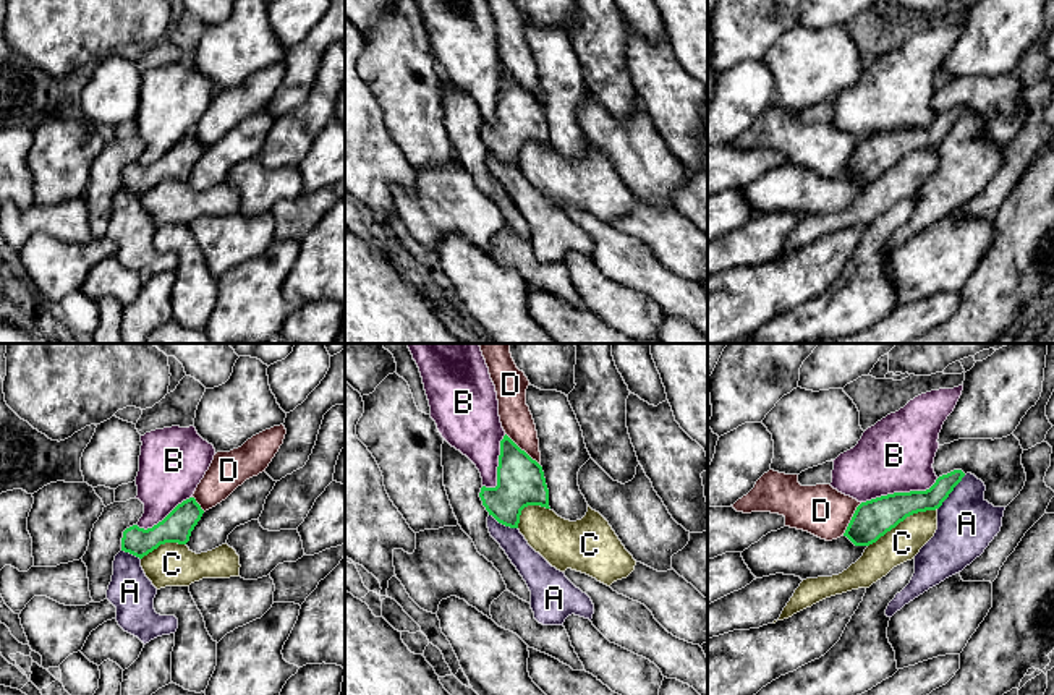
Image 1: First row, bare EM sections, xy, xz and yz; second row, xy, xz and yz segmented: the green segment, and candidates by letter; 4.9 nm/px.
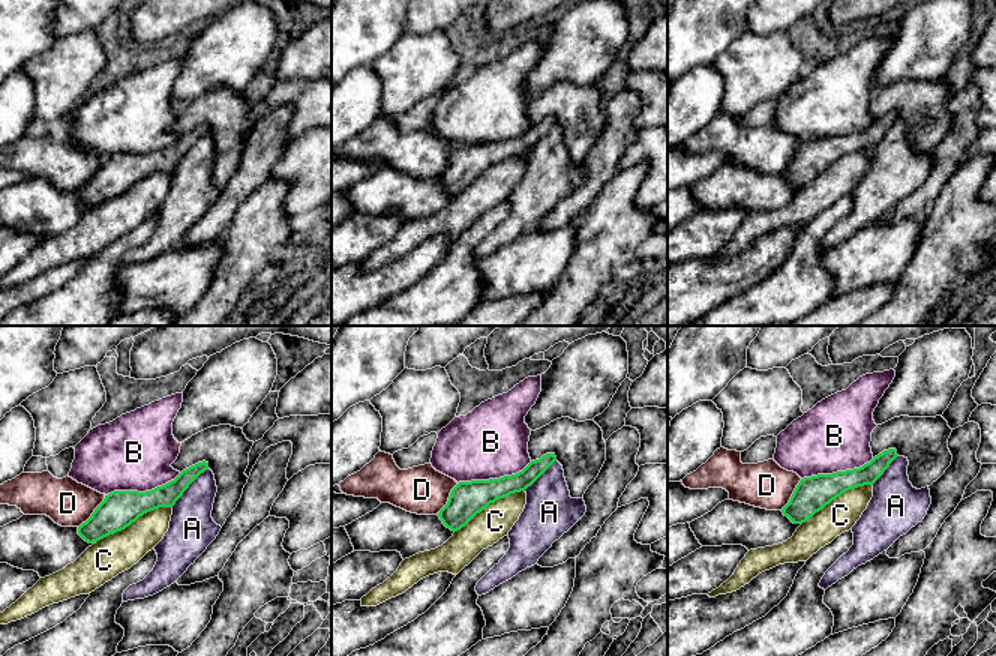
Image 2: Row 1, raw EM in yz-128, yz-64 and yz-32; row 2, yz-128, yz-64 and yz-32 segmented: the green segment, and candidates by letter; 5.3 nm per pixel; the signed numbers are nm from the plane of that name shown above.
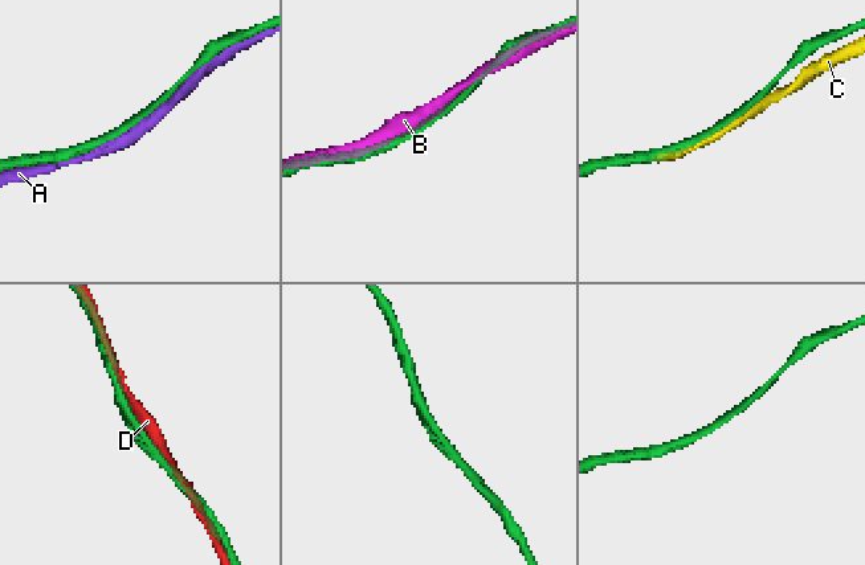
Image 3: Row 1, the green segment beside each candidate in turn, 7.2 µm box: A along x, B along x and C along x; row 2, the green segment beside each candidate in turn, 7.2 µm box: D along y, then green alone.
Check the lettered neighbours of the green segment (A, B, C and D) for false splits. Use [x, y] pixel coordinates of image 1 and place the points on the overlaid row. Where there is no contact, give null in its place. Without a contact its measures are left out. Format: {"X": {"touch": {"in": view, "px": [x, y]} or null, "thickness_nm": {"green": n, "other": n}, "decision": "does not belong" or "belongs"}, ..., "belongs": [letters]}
{"A": {"touch": {"in": "yz", "px": [951, 491]}, "thickness_nm": {"green": 130, "other": 300}, "decision": "does not belong"}, "B": {"touch": {"in": "yz", "px": [899, 493]}, "thickness_nm": {"green": 190, "other": 360}, "decision": "does not belong"}, "C": {"touch": {"in": "yz", "px": [902, 520]}, "thickness_nm": {"green": 190, "other": 180}, "decision": "does not belong"}, "D": {"touch": {"in": "xz", "px": [523, 451]}, "thickness_nm": {"green": 240, "other": 160}, "decision": "does not belong"}, "belongs": []}

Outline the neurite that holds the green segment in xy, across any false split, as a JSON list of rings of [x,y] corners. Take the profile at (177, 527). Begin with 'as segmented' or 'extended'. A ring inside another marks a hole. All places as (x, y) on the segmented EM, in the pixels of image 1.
as segmented; [[[189,497],[178,504],[162,522],[152,528],[144,530],[138,525],[126,528],[121,538],[121,551],[142,559],[160,544],[186,544],[202,514],[204,510],[196,499]]]

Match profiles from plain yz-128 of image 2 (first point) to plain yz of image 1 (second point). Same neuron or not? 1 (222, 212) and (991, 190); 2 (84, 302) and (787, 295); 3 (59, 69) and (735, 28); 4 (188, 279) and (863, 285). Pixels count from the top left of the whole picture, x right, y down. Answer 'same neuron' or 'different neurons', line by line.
1: same neuron
2: different neurons
3: different neurons
4: different neurons

